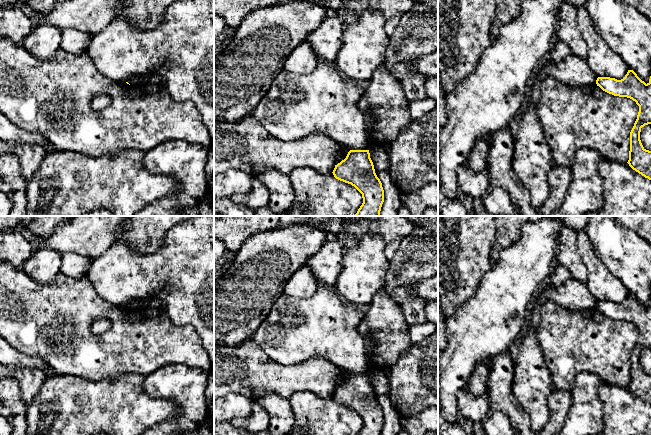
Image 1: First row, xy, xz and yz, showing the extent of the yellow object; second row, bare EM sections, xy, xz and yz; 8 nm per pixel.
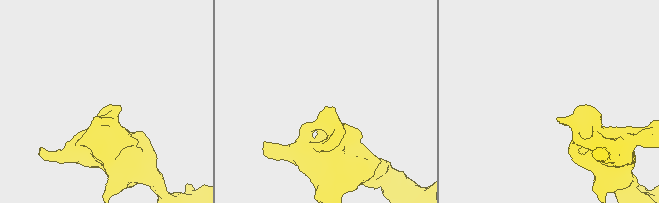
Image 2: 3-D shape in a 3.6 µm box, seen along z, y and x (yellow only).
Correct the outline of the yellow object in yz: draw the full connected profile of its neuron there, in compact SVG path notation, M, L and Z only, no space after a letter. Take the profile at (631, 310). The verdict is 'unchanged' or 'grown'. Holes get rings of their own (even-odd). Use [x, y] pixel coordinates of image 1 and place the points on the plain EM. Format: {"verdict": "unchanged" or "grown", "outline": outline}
{"verdict": "unchanged", "outline": "M628 294L621 304L598 301L597 310L603 315L619 321L627 321L636 326L639 336L630 356L629 390L651 404L651 375L646 374L640 364L641 352L651 348L651 300L646 308L633 294Z"}

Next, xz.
{"verdict": "unchanged", "outline": "M350 374L332 397L336 403L351 408L362 418L363 427L358 435L381 435L384 414L369 374Z"}

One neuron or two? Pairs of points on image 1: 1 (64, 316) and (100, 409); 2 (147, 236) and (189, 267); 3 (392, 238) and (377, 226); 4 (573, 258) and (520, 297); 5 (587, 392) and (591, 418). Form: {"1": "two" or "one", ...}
{"1": "two", "2": "two", "3": "one", "4": "two", "5": "one"}

